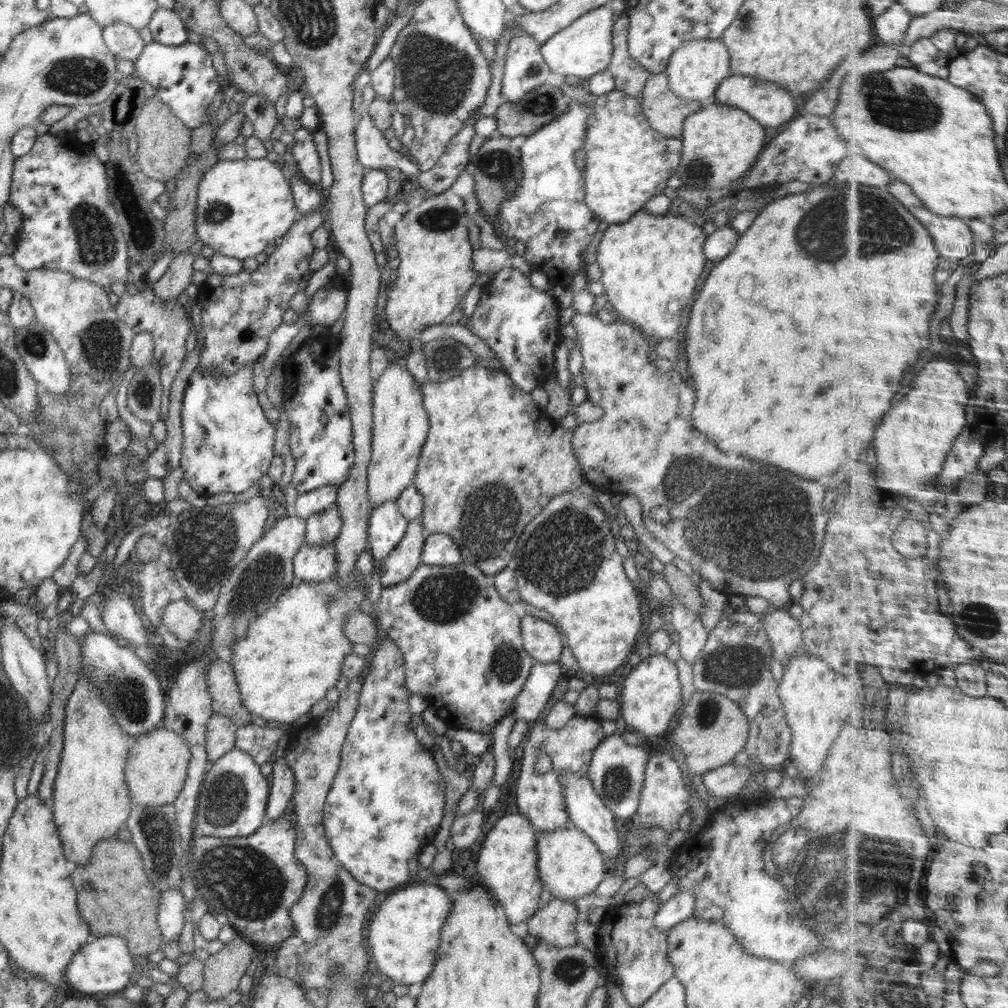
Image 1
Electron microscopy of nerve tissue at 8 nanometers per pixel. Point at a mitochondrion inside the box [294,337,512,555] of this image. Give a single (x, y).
(446, 356)

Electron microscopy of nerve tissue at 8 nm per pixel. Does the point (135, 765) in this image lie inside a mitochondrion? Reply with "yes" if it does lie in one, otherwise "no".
no

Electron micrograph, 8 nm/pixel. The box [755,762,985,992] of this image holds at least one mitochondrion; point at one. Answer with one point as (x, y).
(829, 888)

